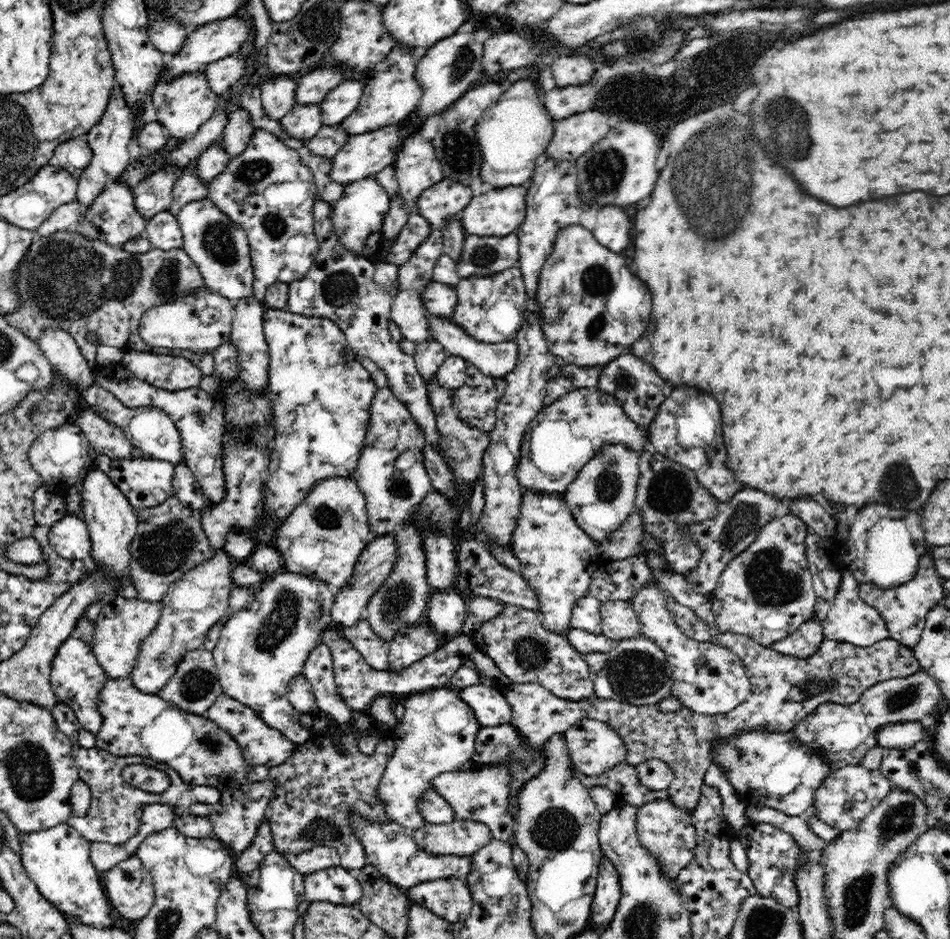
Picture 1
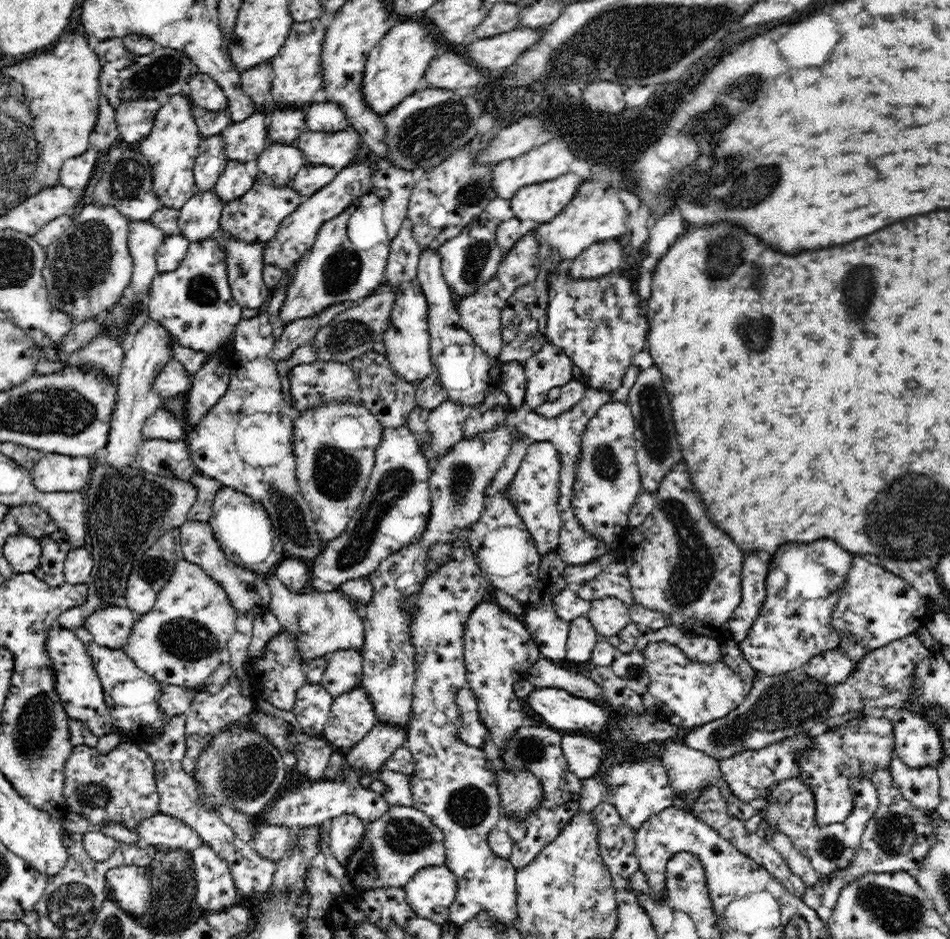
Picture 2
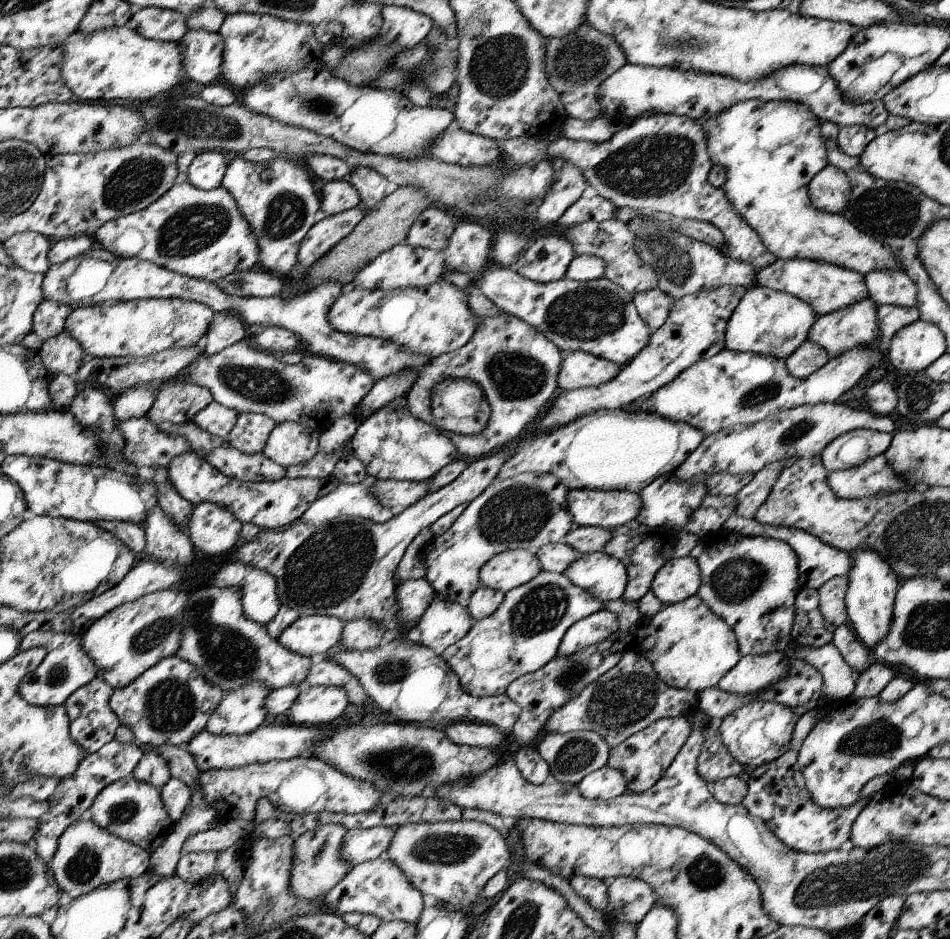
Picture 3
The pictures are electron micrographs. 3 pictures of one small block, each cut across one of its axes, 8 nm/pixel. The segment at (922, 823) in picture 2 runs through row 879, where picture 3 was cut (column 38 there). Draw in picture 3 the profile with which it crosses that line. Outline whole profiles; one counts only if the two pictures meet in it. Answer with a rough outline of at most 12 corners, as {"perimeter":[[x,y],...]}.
{"perimeter":[[114,739],[59,780],[32,838],[49,864],[101,790],[132,774],[141,745]]}

